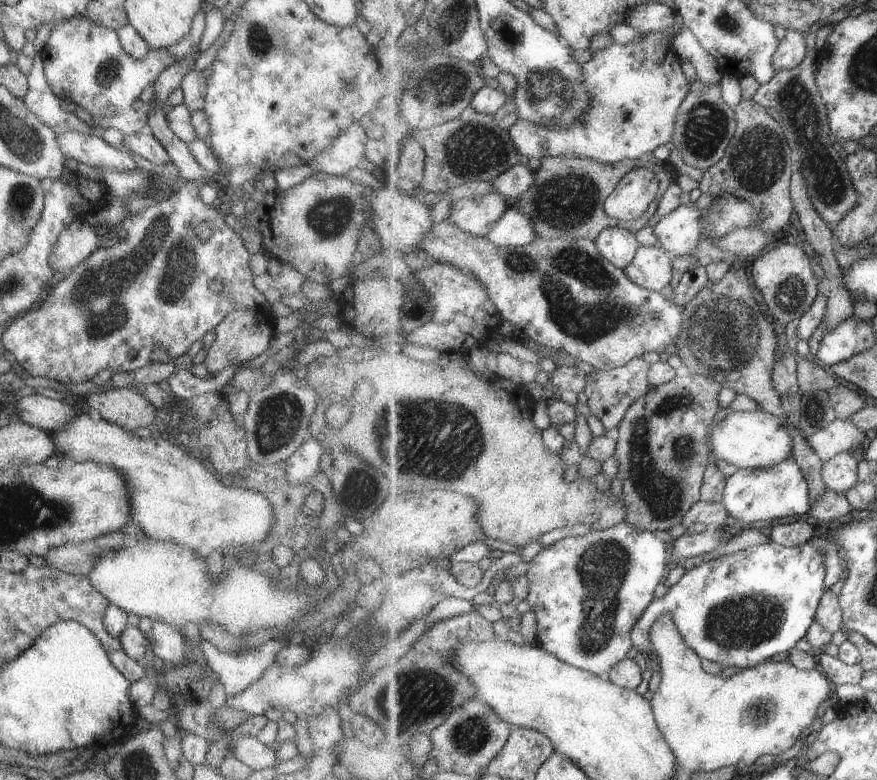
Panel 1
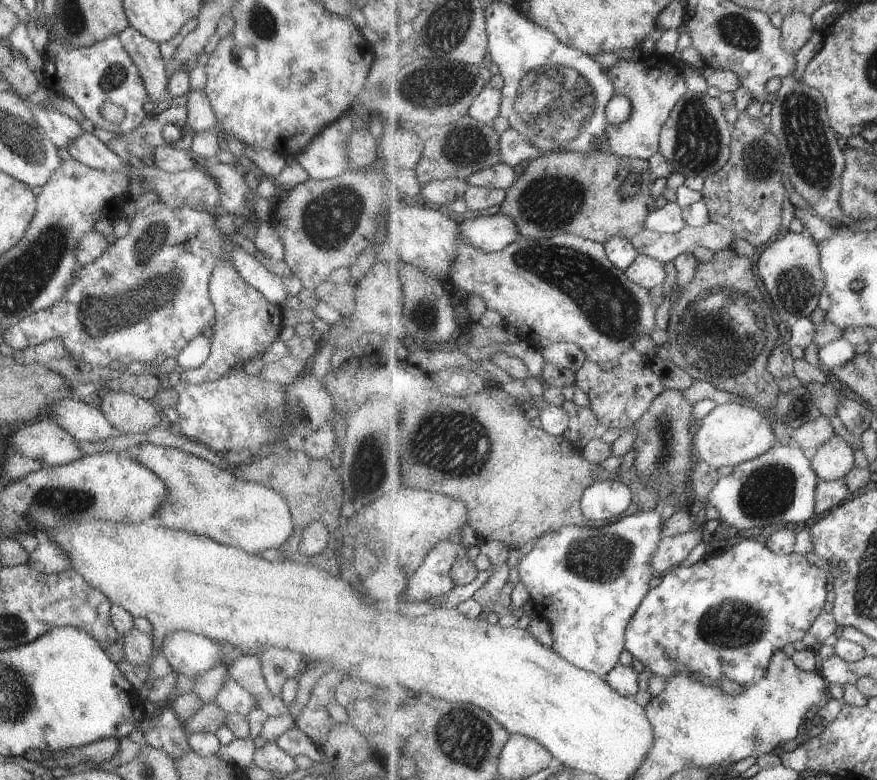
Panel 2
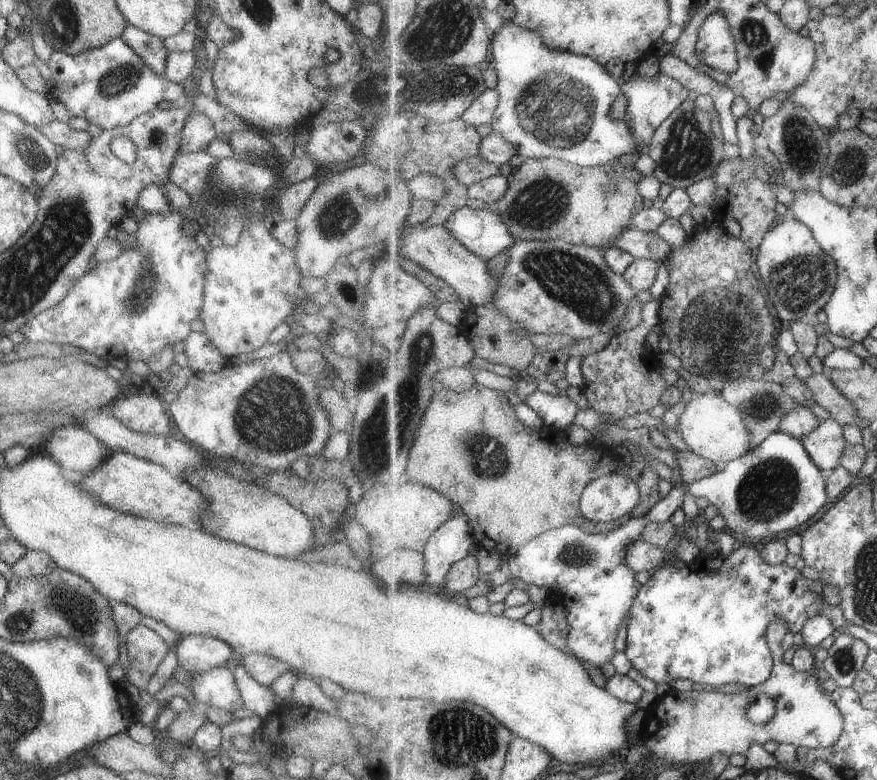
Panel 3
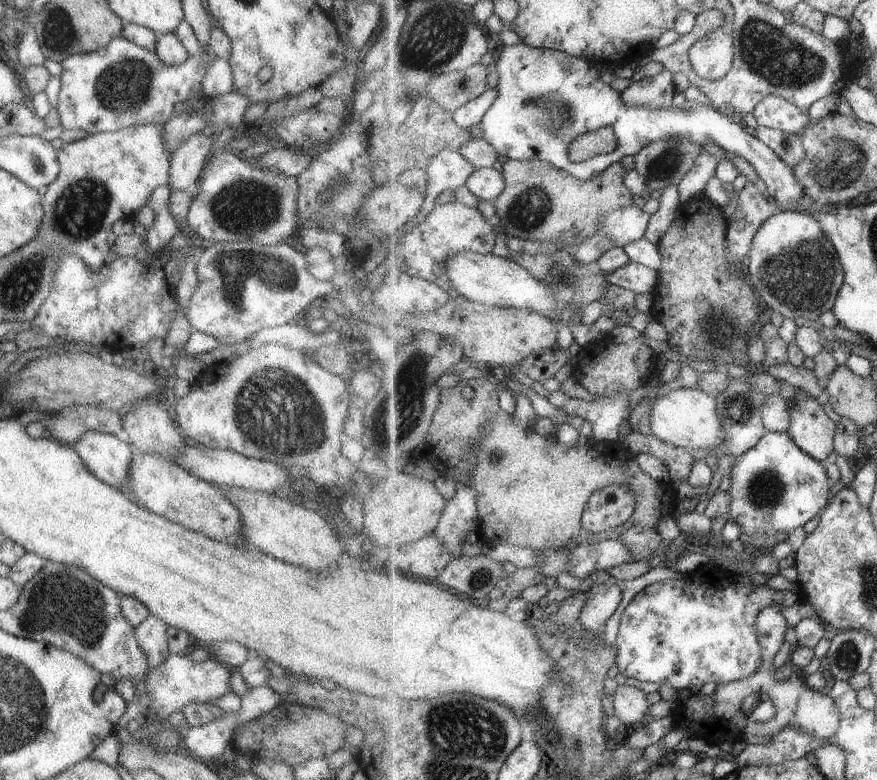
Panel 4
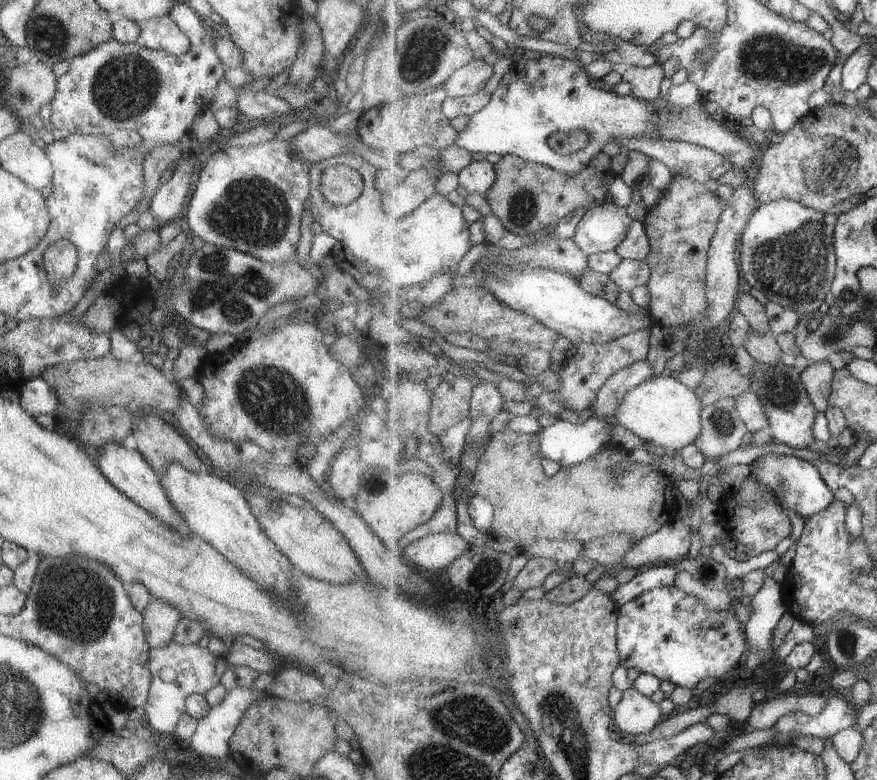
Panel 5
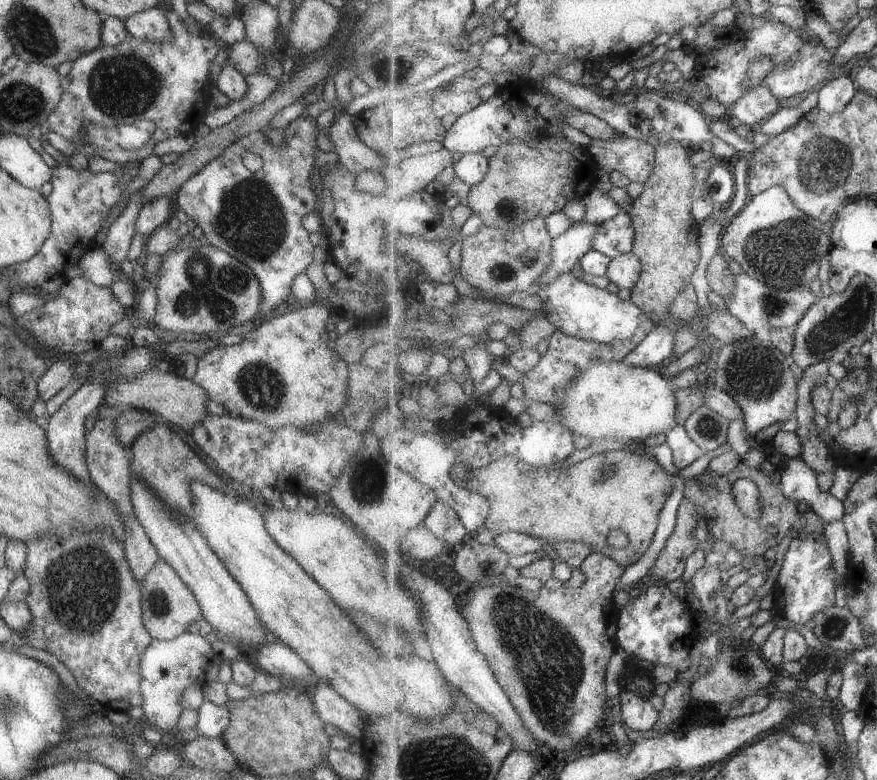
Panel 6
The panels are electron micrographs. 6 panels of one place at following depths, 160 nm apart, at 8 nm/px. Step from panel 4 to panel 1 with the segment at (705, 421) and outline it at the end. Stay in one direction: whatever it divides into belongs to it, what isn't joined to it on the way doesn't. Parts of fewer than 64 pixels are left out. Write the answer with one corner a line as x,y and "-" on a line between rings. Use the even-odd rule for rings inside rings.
727,408
720,416
711,436
712,460
725,461
738,469
771,468
791,458
793,438
783,418
764,411
736,410

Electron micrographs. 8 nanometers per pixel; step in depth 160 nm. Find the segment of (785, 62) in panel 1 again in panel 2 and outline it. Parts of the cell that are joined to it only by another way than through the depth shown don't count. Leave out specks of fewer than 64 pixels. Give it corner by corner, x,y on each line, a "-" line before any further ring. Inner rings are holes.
791,13
782,22
783,44
790,53
796,53
813,38
816,27
810,16
805,13

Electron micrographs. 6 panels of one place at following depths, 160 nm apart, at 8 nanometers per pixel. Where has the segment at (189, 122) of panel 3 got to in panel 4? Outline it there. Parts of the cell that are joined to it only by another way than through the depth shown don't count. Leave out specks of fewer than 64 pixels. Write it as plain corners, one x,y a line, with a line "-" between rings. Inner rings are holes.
198,131
169,154
167,186
170,192
191,190
212,149
212,142

